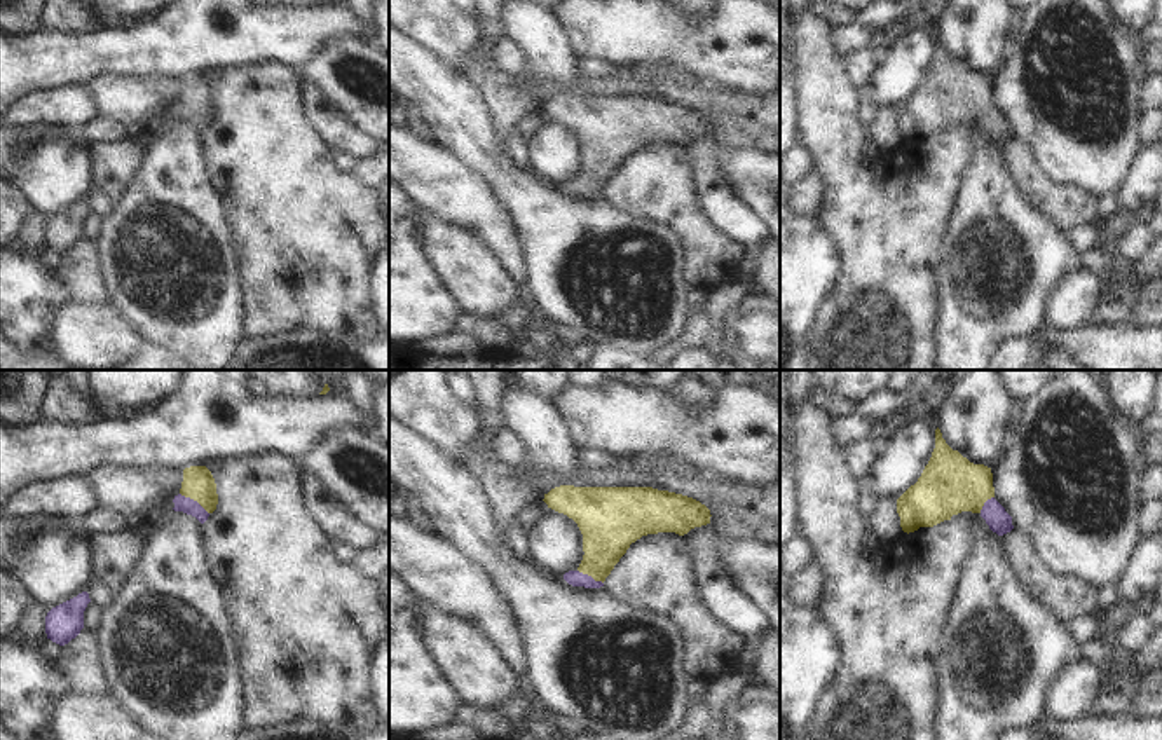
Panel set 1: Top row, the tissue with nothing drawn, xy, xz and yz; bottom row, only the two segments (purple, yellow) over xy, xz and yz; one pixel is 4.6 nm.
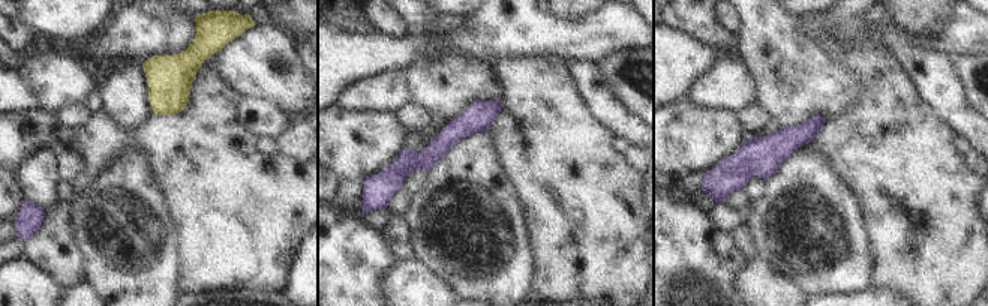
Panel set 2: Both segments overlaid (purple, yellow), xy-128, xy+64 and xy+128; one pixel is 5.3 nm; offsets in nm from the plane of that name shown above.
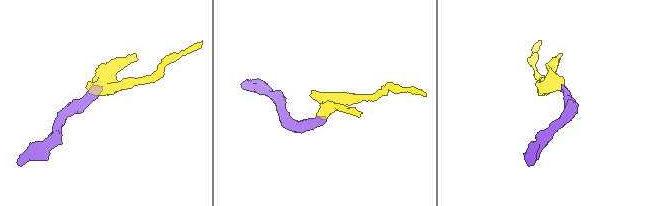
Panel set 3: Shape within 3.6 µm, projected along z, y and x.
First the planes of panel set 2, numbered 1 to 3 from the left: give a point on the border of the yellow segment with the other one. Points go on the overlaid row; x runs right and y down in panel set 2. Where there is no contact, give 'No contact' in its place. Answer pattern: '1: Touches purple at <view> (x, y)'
1: No contact
2: No contact
3: No contact

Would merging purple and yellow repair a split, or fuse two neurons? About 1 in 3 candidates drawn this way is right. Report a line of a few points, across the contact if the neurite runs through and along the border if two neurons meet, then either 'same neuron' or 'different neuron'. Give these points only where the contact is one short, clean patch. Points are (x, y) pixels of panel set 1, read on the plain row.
line xy (182, 112), (192, 109), (198, 93); same neuron

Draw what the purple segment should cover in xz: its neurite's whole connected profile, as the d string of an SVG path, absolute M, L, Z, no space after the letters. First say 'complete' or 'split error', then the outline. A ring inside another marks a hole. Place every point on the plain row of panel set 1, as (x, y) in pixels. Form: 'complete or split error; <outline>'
split error; M560 94L544 103L548 117L572 127L583 143L583 169L576 180L564 183L572 195L600 197L632 152L647 143L687 143L710 133L710 119L700 110L653 96L574 96Z

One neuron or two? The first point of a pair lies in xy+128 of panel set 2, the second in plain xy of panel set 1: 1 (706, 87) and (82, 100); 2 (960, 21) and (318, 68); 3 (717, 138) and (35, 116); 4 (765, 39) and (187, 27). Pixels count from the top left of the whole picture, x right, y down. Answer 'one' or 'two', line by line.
1: one
2: two
3: two
4: two

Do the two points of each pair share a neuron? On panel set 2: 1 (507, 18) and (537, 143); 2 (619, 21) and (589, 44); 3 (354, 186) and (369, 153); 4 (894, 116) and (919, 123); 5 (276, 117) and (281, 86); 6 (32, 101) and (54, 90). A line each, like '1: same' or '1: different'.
1: different
2: same
3: different
4: same
5: different
6: different

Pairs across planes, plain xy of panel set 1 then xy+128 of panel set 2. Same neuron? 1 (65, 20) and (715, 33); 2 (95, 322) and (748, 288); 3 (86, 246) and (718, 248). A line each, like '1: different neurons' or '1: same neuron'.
1: different neurons
2: same neuron
3: different neurons

